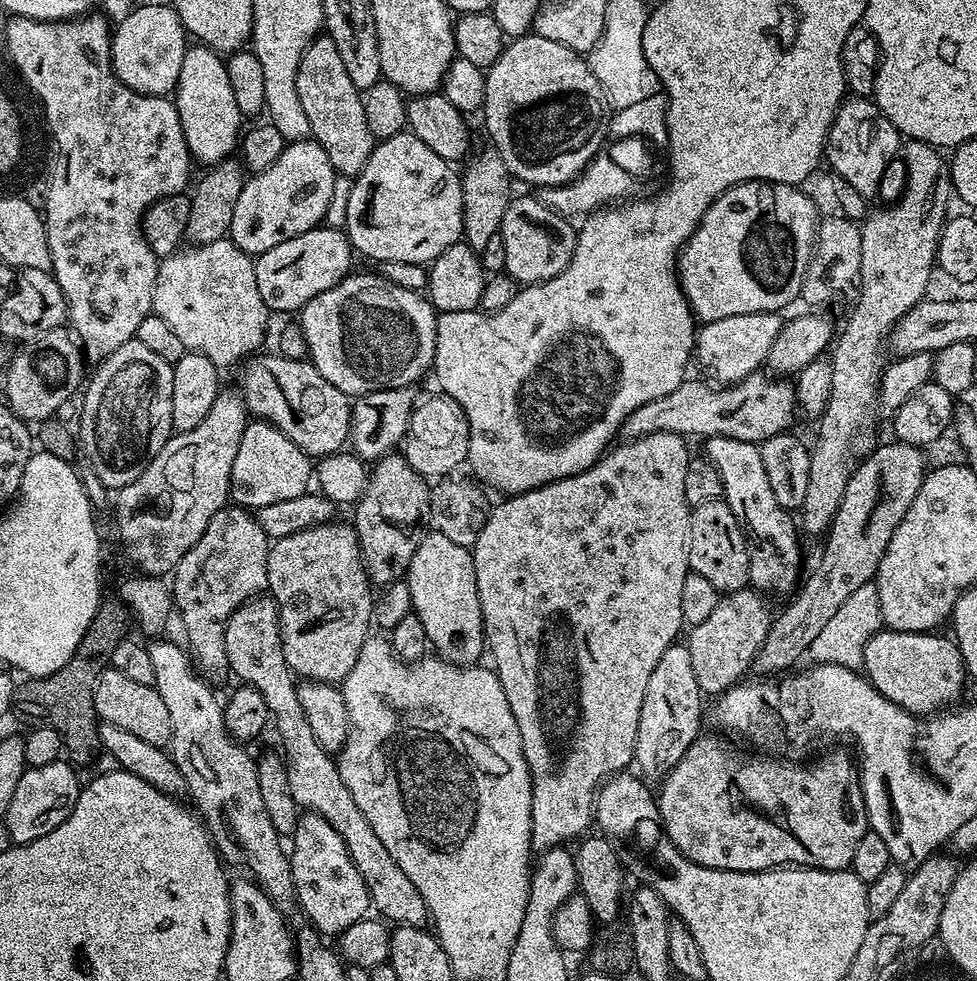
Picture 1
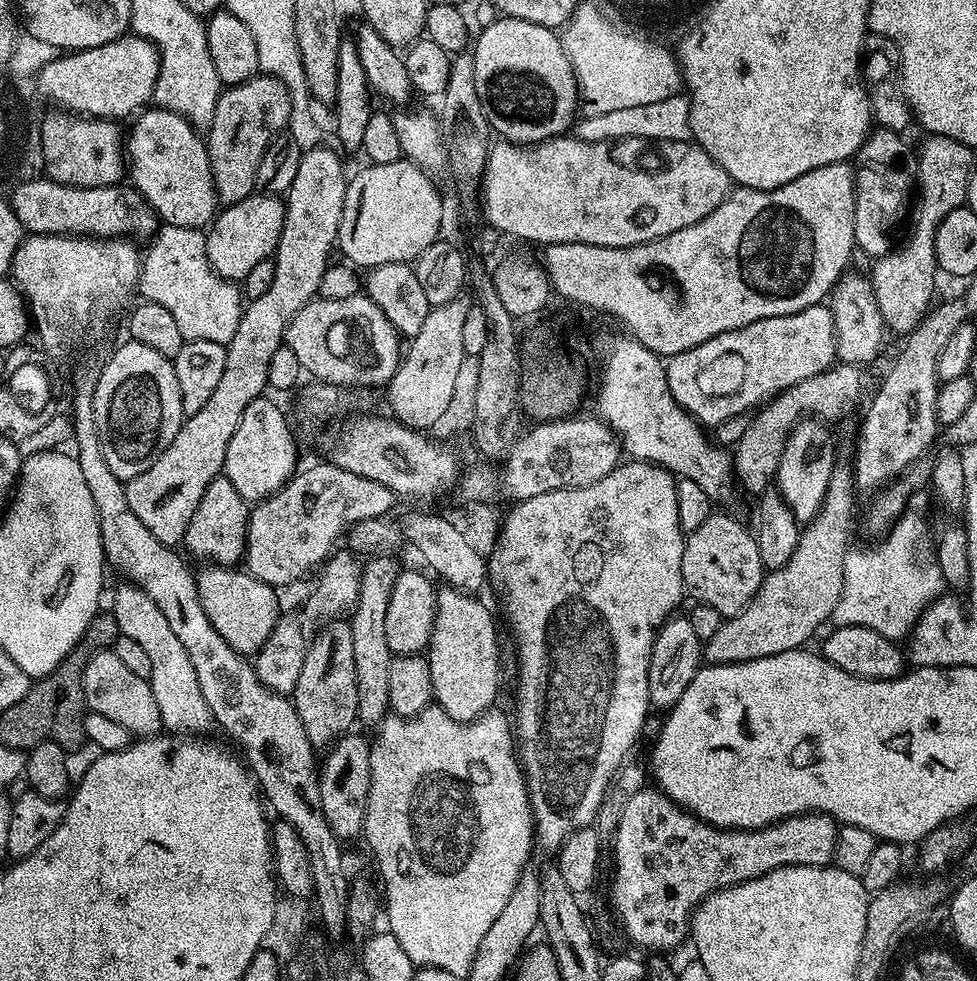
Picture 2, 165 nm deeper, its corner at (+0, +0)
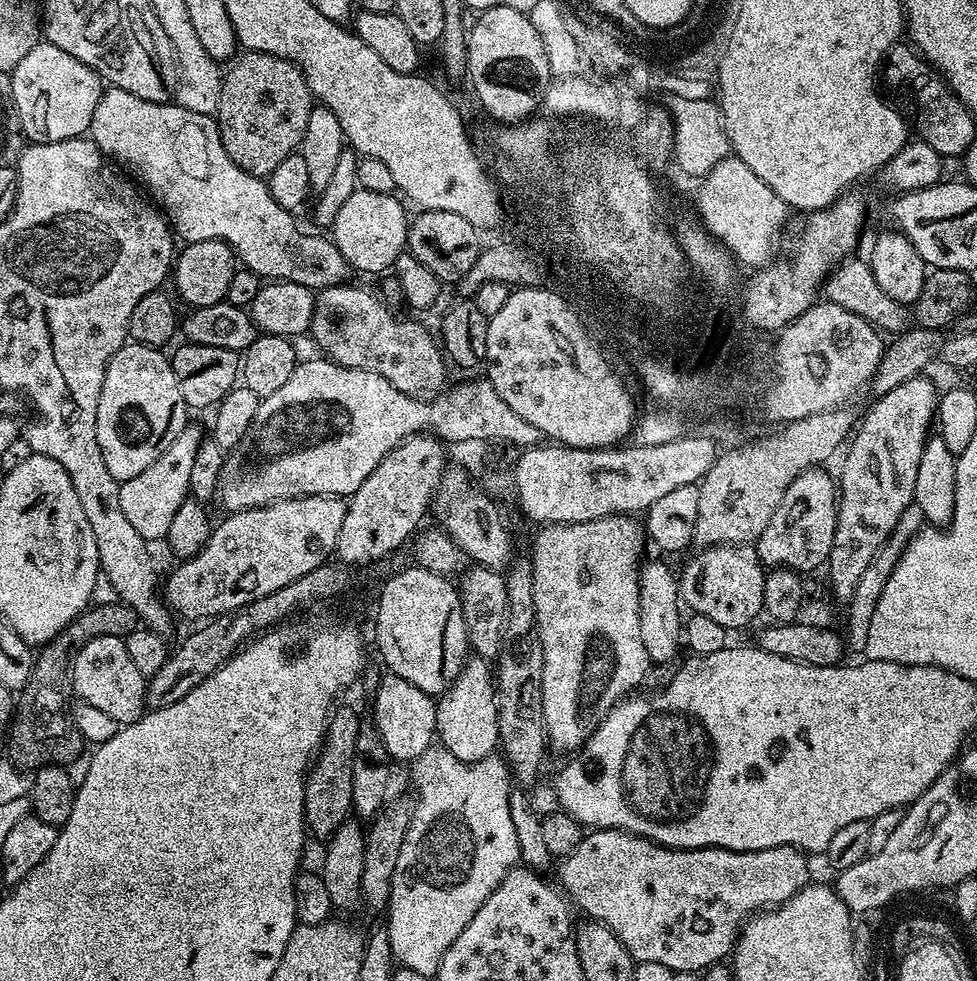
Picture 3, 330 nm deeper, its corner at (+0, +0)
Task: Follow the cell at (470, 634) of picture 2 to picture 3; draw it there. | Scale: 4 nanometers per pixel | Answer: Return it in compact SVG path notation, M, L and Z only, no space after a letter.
M473 655L456 681L436 700L436 735L442 747L467 764L485 760L497 751L500 742L498 689L489 661Z

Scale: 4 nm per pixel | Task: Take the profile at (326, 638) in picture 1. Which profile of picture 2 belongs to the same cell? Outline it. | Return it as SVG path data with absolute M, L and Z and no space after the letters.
M341 618L325 623L308 647L306 662L302 662L302 674L298 674L298 686L290 697L306 726L306 738L313 748L327 750L349 731L358 717L358 686L354 678L354 642L350 638L351 623Z

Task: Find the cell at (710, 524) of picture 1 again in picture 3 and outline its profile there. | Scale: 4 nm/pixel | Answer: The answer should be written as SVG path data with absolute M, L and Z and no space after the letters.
M713 544L699 549L700 553L689 562L678 576L680 598L689 609L698 614L706 614L706 618L718 622L718 626L735 630L744 628L757 615L764 611L764 578L766 567L760 560L755 547L747 544Z

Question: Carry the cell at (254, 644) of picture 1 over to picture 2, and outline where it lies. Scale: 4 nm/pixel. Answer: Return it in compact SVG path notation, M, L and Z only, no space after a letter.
M208 564L196 572L198 598L202 602L202 610L206 610L206 618L226 638L226 642L236 652L241 654L255 654L270 638L270 630L280 620L280 595L271 584L254 578L247 570L236 566L223 564Z

